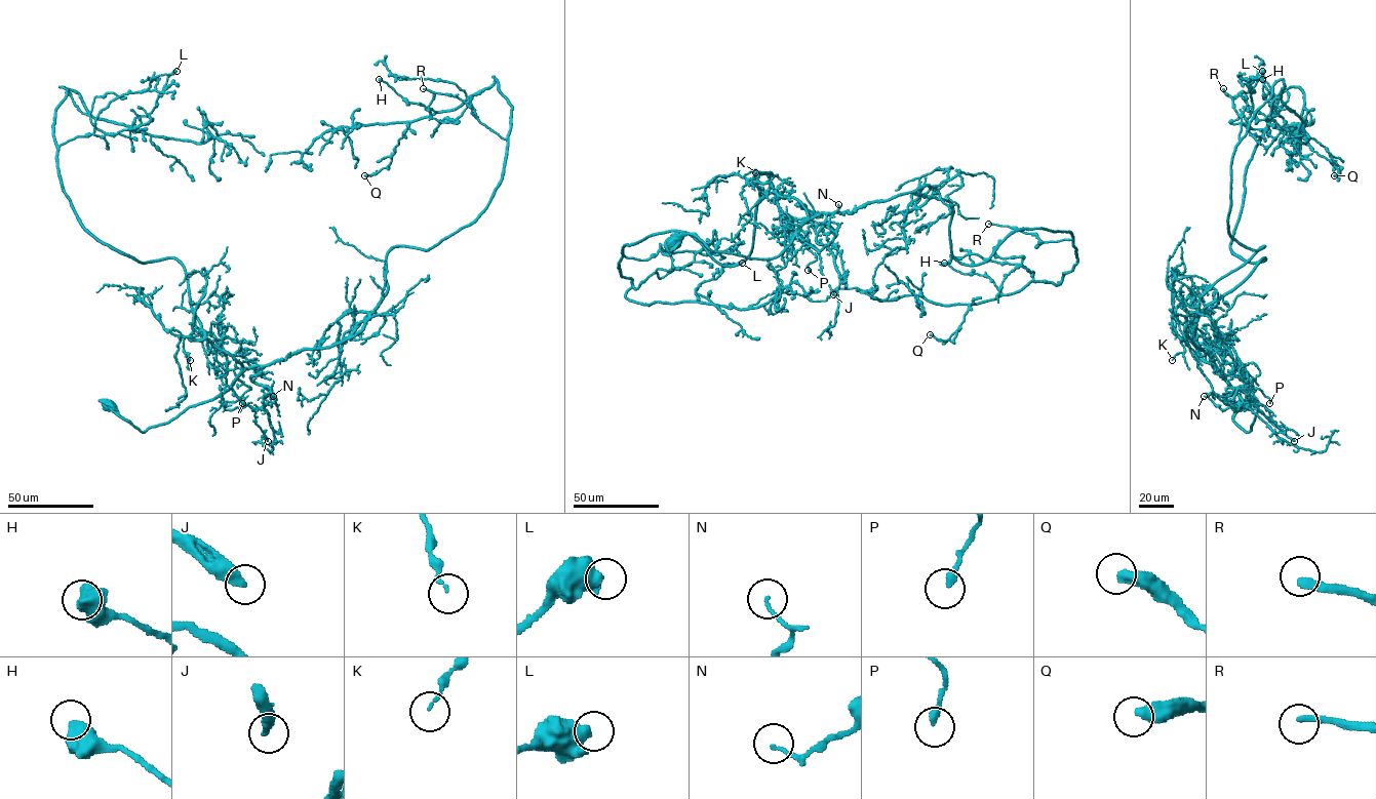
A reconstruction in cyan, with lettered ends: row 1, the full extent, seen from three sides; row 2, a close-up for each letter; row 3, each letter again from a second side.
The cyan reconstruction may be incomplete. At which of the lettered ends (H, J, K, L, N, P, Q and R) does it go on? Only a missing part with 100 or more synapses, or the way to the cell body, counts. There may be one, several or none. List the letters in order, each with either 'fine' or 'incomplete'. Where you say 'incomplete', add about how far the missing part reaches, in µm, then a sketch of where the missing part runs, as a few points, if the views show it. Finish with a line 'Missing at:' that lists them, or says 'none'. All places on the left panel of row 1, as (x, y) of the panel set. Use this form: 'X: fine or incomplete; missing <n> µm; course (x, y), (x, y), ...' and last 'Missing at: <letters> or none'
H: fine
J: fine
K: fine
L: fine
N: fine
P: fine
Q: fine
R: incomplete; missing 40 µm; course (423, 88), (403, 83), (407, 69), (418, 73)
Missing at: R

